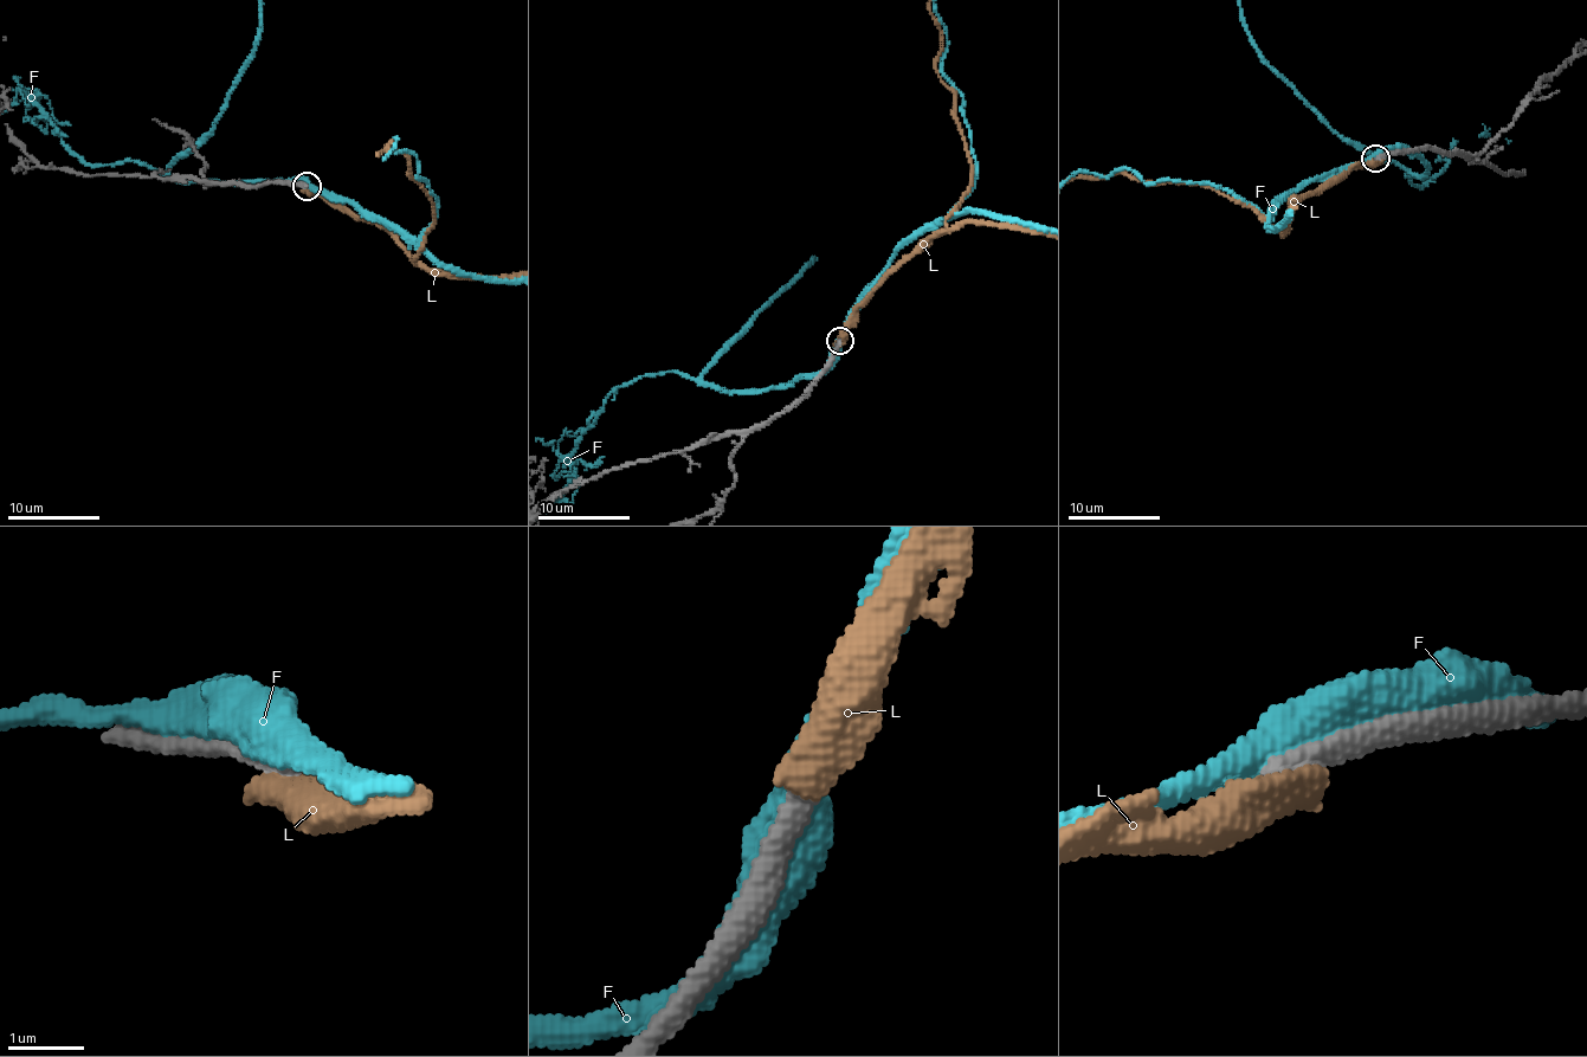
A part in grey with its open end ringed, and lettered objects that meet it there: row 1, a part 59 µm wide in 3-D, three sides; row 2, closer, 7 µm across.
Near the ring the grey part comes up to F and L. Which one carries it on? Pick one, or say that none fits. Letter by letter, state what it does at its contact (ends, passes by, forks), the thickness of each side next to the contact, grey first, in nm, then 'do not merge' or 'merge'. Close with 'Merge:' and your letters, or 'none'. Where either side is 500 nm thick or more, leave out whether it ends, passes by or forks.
F: 280 nm thick on the grey side, 600 nm on the other; do not merge
L: 320 nm thick on the grey side, 600 nm on the other; do not merge
Merge: none

